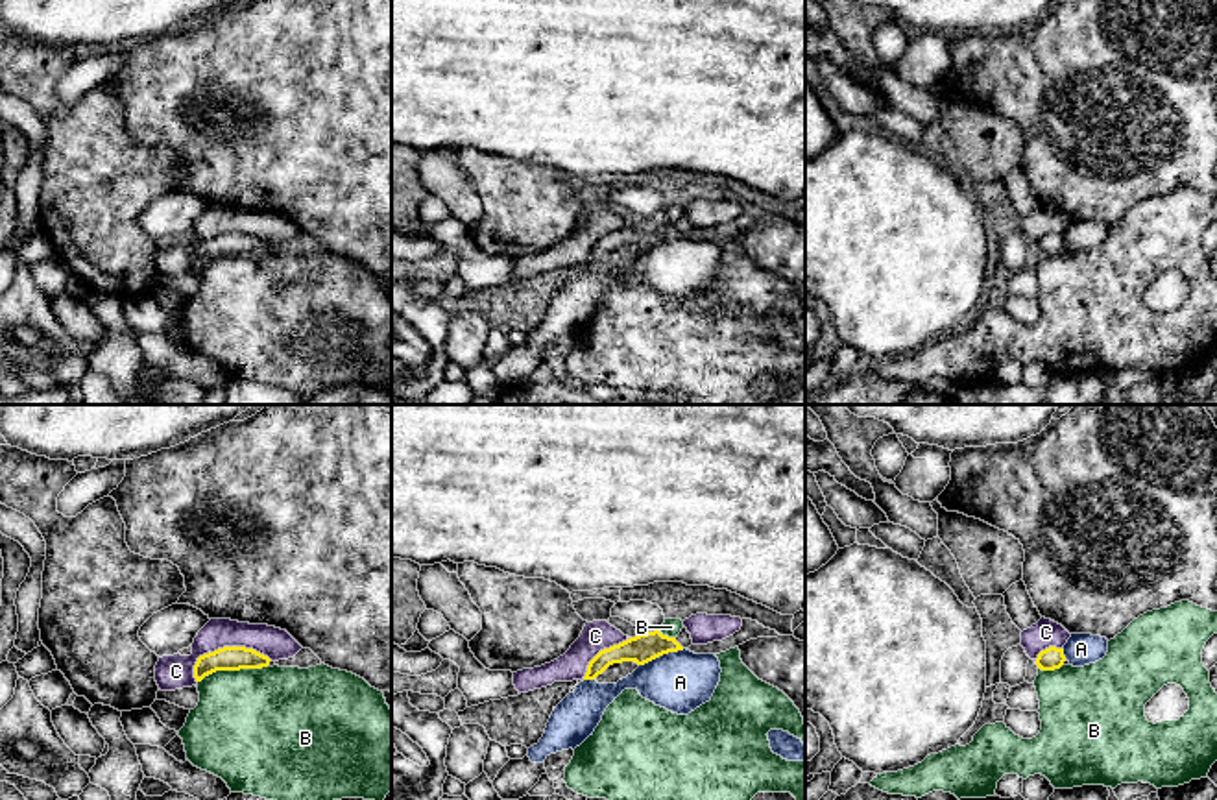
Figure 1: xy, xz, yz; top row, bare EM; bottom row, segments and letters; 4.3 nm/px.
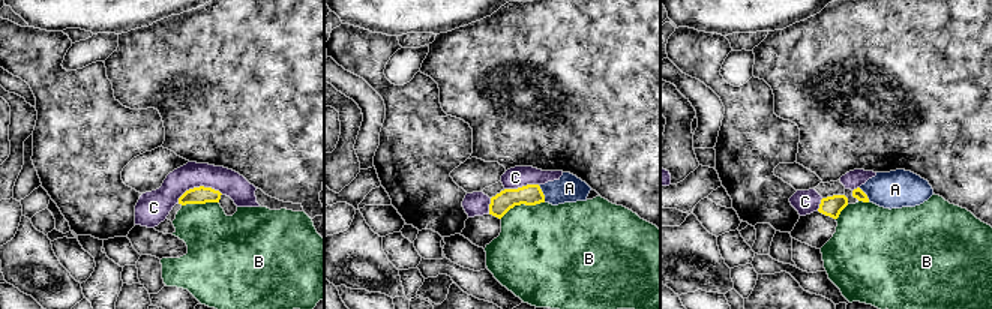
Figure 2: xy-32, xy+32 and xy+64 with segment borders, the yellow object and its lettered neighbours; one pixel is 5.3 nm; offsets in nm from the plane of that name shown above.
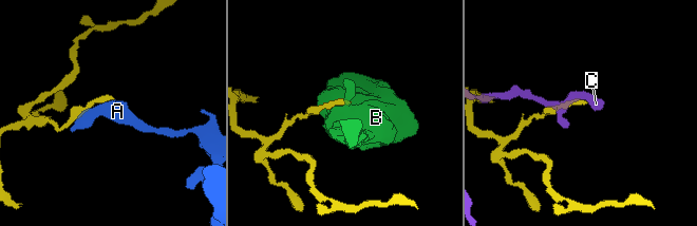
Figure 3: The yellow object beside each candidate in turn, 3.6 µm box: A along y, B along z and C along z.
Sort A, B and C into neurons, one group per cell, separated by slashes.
A / B / C

